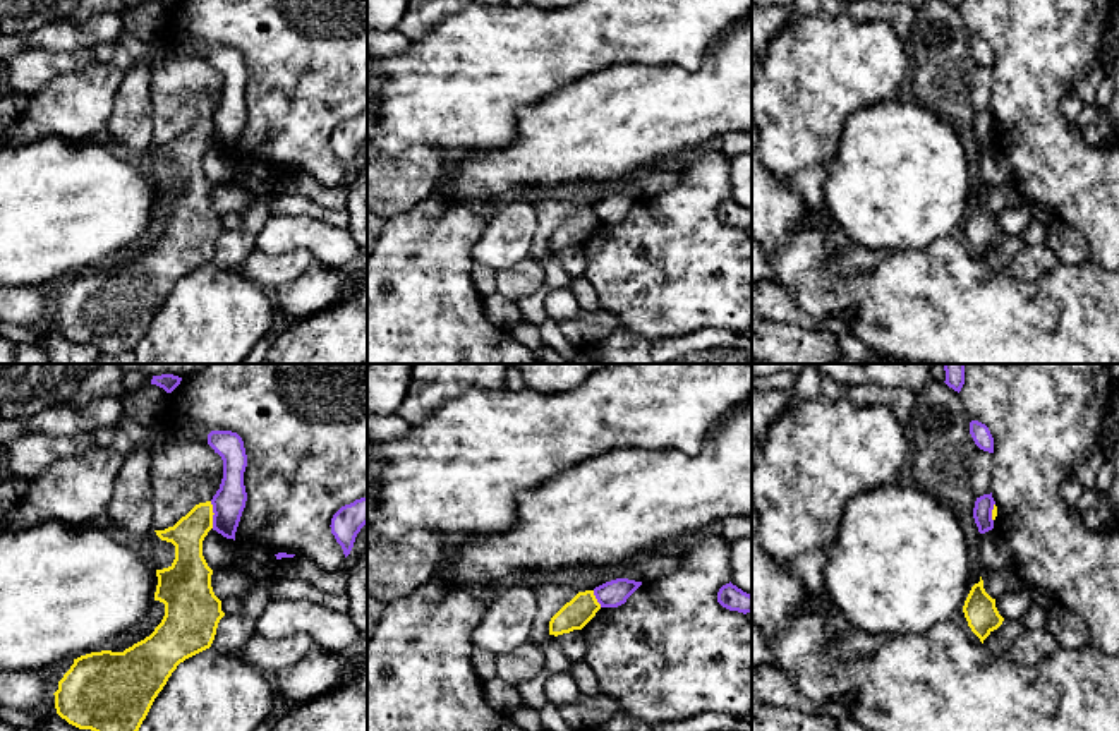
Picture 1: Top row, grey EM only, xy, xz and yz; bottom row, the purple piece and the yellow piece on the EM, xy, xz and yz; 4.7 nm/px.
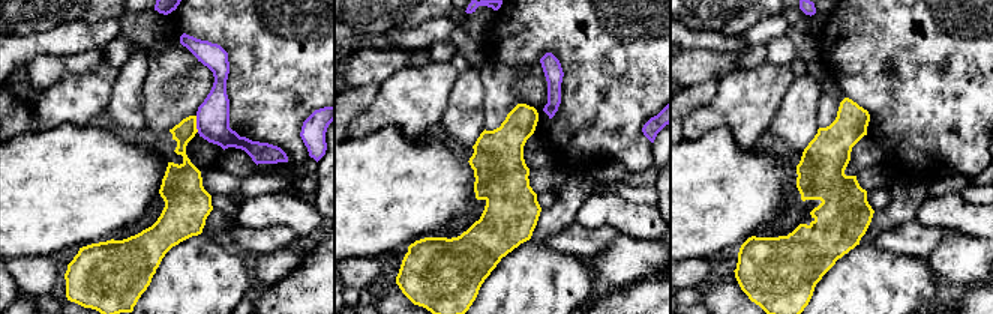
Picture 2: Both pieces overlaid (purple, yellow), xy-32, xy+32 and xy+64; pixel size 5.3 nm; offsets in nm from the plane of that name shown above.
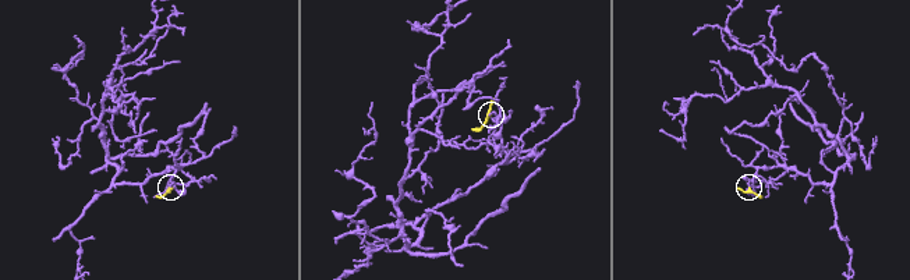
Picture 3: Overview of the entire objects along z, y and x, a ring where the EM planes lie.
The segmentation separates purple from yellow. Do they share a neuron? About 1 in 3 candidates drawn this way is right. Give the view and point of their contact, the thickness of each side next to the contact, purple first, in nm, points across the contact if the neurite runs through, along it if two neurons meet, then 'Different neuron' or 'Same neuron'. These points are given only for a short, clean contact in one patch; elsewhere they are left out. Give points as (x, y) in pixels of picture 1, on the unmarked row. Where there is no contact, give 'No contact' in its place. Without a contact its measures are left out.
Touches purple at xy (213, 131). Thickness 150 nm (purple) against 160 nm. Boundary: xy (210, 117), (213, 143). Different neuron

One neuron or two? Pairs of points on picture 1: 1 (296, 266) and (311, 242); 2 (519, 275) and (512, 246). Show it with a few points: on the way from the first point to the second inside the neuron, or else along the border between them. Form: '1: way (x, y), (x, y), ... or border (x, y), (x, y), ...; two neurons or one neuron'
1: border (263, 251), (272, 254), (308, 251), (320, 261); two neurons
2: border (527, 256), (510, 268), (495, 271); two neurons

